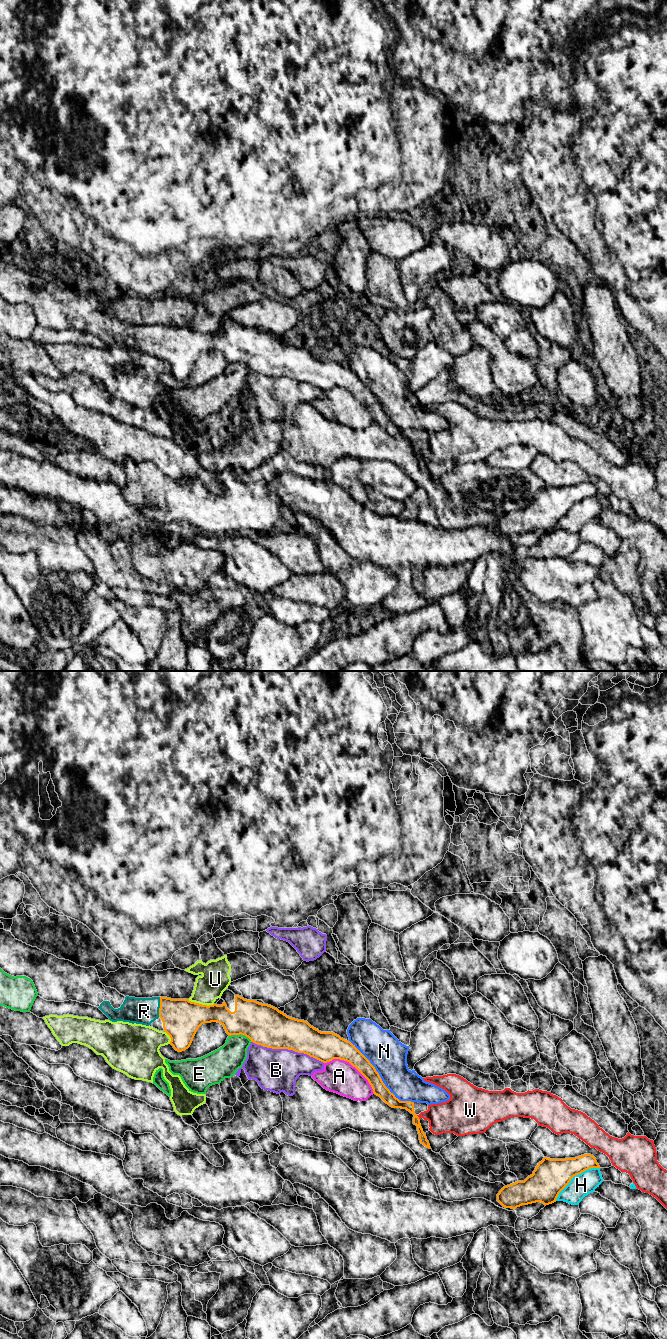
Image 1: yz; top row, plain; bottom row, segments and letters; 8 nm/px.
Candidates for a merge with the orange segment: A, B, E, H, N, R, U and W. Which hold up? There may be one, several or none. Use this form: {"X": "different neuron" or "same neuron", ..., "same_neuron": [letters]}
{"A": "different neuron", "B": "different neuron", "E": "different neuron", "H": "different neuron", "N": "different neuron", "R": "same neuron", "U": "different neuron", "W": "different neuron", "same_neuron": ["R"]}

